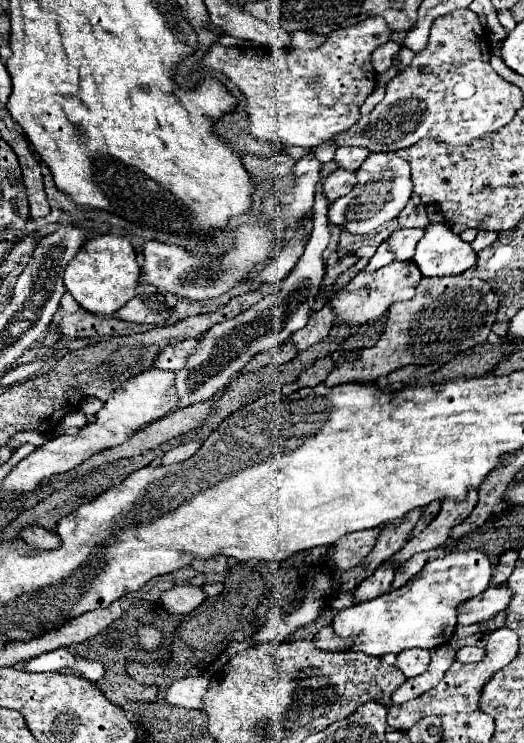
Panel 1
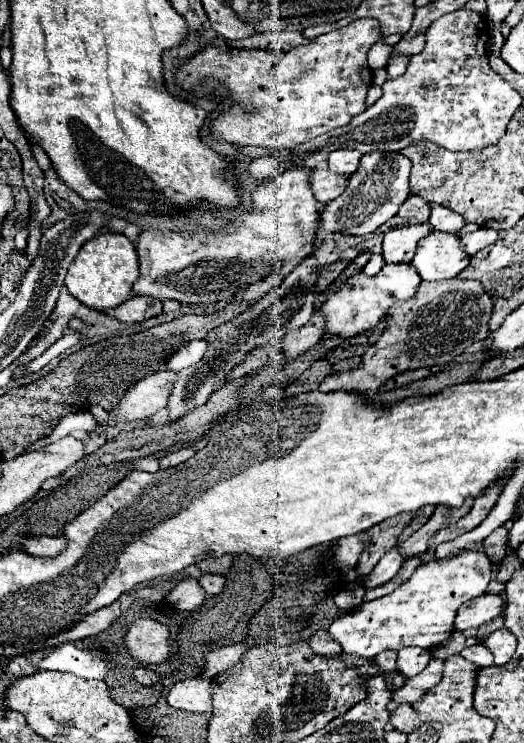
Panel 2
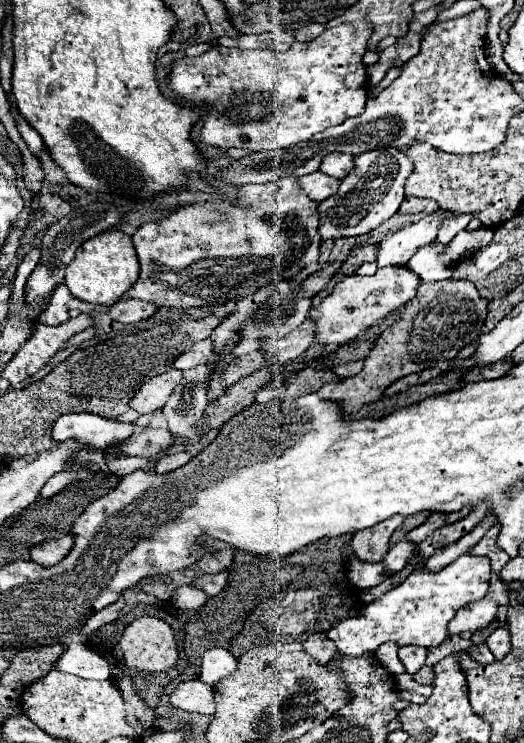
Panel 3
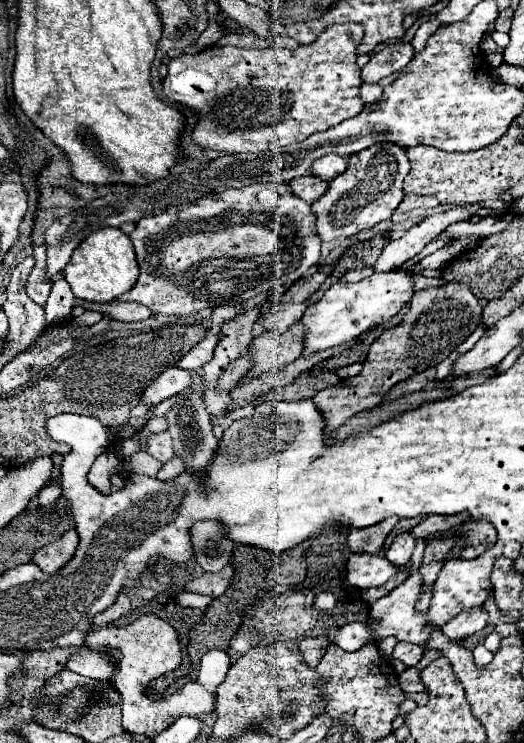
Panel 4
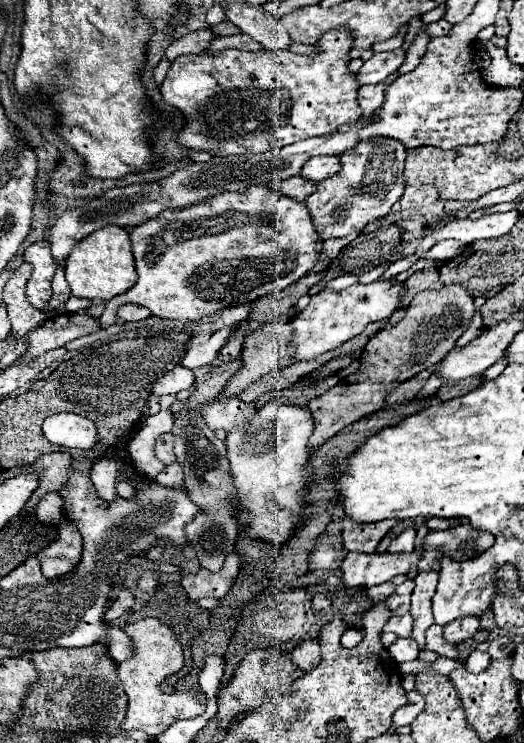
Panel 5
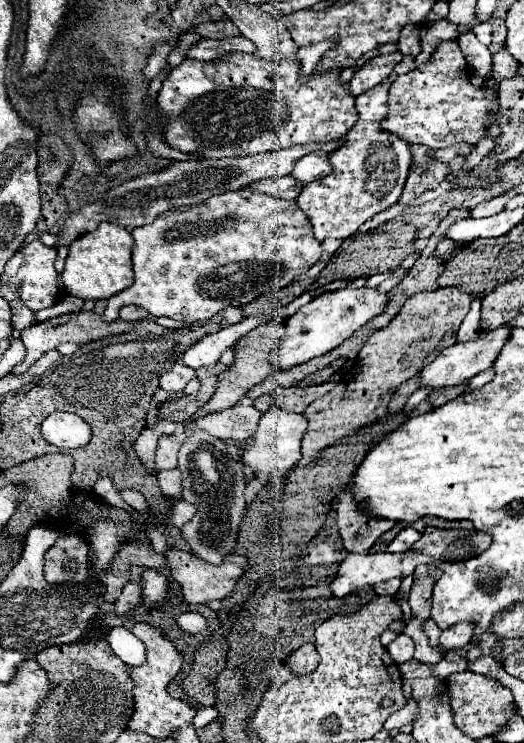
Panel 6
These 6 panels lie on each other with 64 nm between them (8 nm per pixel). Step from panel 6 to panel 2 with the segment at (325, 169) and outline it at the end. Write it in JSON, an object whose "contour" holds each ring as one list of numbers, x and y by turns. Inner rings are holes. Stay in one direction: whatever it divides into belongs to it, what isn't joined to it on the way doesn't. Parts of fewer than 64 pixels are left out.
{"contour":[[334,150,328,156,328,170,336,172,336,174,352,174,358,168,362,154,356,150]]}

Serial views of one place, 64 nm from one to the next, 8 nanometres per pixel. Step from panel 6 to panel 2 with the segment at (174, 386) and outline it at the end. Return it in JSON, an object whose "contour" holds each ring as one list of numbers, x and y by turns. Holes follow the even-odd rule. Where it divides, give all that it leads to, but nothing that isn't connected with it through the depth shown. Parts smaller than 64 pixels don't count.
{"contour":[[172,370,146,376,126,392,126,396,118,402,116,412,110,412,110,416,116,418,116,422,142,420,154,416,158,410,166,408,168,394,174,382,176,382,176,372]]}

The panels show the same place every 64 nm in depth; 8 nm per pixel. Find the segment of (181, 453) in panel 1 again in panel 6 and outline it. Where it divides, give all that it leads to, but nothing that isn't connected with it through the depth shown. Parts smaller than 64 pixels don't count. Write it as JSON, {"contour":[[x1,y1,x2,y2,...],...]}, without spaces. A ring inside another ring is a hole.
{"contour":[[166,470,166,472,158,472,158,484,162,488,162,494,168,500,178,500,182,498,182,486,180,486,180,470]]}

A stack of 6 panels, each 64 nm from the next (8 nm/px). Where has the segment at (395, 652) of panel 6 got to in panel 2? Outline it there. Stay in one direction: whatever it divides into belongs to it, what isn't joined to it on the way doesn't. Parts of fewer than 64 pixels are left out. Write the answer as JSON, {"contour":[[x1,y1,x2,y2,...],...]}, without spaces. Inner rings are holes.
{"contour":[[410,646,410,648,402,648,398,652,398,668,406,678,412,678,418,672,422,672,428,662,430,662,430,650,426,650,426,648]]}

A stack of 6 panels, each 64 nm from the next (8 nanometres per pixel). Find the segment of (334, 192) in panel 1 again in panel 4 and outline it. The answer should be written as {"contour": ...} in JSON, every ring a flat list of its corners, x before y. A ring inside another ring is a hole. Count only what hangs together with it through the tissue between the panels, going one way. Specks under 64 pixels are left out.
{"contour":[[304,174,304,176,298,176,296,180,288,182,288,186,292,188,292,194,300,196,306,202,314,202,318,196,324,194,324,190,328,188,328,182,312,176,312,174]]}

